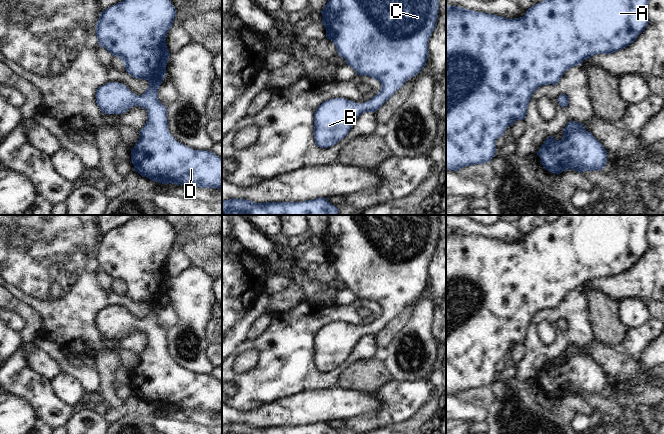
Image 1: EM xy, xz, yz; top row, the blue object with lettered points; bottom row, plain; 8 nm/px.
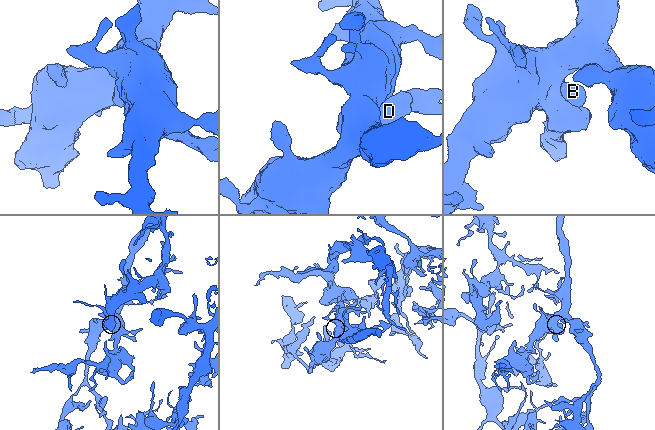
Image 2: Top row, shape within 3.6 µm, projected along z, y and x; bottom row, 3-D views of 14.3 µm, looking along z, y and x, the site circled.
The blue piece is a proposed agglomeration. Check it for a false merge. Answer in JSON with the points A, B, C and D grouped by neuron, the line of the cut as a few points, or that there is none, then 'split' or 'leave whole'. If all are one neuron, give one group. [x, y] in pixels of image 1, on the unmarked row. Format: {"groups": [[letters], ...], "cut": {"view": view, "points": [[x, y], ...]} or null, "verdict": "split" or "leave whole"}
{"groups": [["A", "B", "C", "D"]], "cut": null, "verdict": "leave whole"}

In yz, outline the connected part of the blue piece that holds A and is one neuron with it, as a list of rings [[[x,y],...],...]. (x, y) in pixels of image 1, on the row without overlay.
[[[562,215],[551,224],[544,224],[526,235],[520,242],[507,243],[494,238],[476,236],[446,228],[446,395],[458,395],[465,390],[490,386],[497,375],[495,365],[516,344],[524,344],[533,317],[544,309],[557,309],[563,298],[596,278],[611,278],[631,267],[645,254],[649,242],[647,232],[652,215]]]

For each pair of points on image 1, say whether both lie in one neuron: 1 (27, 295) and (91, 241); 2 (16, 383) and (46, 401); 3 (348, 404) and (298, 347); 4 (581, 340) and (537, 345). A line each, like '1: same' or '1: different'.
1: same
2: same
3: different
4: same

